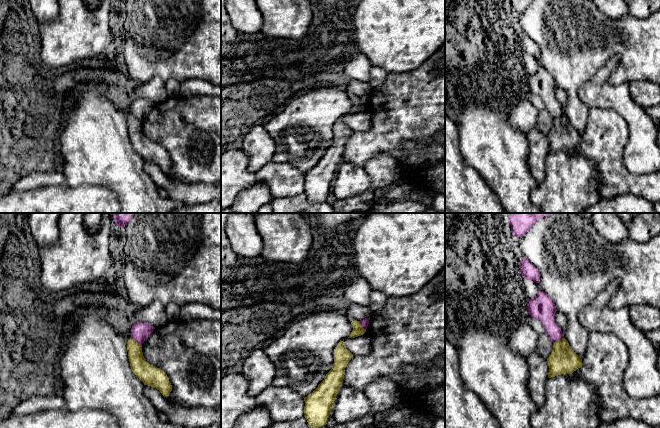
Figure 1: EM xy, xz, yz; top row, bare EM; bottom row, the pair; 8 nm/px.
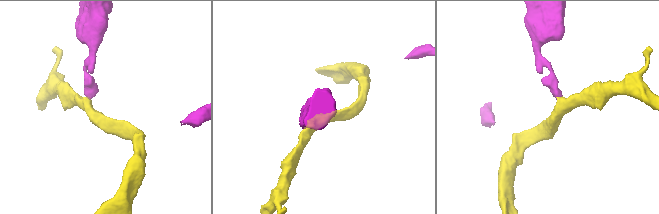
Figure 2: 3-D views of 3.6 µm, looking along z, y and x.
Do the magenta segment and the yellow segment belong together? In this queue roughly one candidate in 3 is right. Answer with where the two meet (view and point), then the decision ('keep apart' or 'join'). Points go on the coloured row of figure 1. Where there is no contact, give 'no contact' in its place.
contact xy (136, 340); keep apart

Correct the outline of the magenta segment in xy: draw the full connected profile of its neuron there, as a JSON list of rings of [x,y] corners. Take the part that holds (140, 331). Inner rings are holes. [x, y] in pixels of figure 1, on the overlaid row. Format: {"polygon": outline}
{"polygon": [[[136,323],[131,328],[131,338],[142,345],[144,341],[151,335],[154,329],[155,327],[149,323]]]}

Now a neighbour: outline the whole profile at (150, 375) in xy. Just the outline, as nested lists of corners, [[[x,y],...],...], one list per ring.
[[[134,339],[127,341],[128,359],[133,373],[144,383],[156,388],[164,397],[172,391],[172,385],[167,374],[149,364],[143,356],[142,345]]]

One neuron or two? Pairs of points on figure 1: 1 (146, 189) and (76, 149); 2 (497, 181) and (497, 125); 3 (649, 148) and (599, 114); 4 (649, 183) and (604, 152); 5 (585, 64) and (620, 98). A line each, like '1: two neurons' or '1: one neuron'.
1: one neuron
2: one neuron
3: two neurons
4: one neuron
5: two neurons

